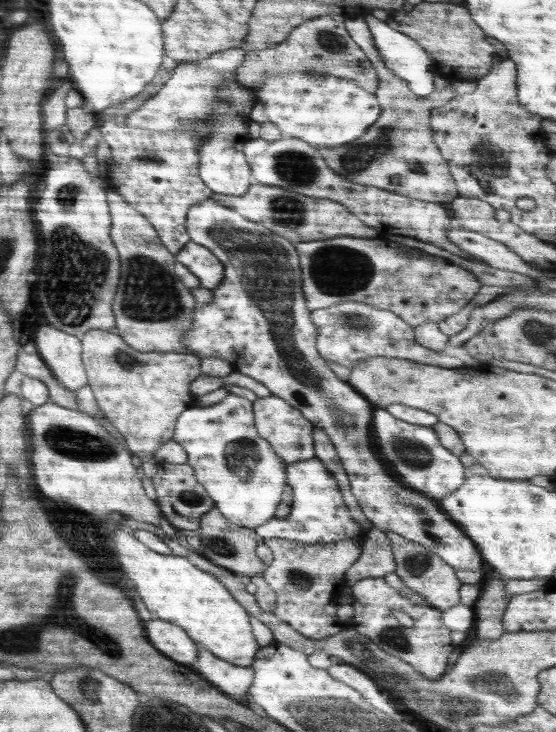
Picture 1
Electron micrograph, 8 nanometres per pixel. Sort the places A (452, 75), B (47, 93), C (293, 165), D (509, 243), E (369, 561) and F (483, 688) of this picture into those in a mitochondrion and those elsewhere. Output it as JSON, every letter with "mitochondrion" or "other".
{"A":"other","B":"other","C":"mitochondrion","D":"other","E":"other","F":"mitochondrion"}

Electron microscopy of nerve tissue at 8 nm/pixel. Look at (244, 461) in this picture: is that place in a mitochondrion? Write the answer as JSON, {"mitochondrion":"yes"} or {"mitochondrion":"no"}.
{"mitochondrion":"yes"}

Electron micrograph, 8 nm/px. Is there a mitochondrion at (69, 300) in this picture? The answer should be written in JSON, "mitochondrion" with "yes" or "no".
{"mitochondrion":"yes"}

